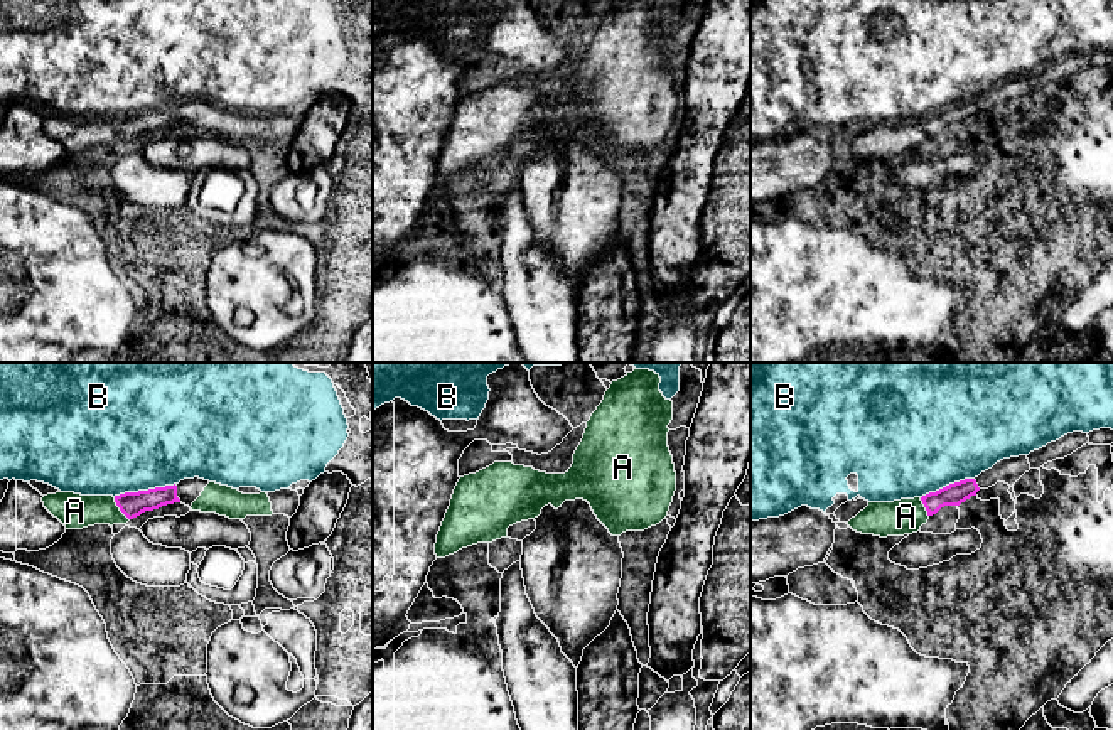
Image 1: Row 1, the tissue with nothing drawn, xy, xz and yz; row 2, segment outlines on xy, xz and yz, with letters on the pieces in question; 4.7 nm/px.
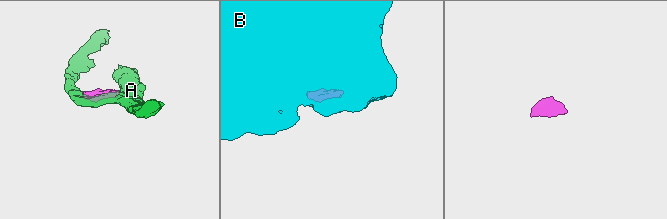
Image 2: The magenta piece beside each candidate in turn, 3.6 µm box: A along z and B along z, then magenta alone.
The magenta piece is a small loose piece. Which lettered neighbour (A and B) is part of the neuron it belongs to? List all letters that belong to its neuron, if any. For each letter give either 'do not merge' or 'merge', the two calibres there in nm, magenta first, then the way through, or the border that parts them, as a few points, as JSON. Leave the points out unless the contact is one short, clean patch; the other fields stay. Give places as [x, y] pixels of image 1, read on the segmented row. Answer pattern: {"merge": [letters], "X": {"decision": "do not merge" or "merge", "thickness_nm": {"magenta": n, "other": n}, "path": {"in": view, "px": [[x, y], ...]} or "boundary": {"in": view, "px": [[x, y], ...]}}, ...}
{"merge": ["A"], "A": {"decision": "merge", "thickness_nm": {"magenta": 120, "other": 170}}, "B": {"decision": "do not merge", "thickness_nm": {"magenta": 120, "other": 480}}}

